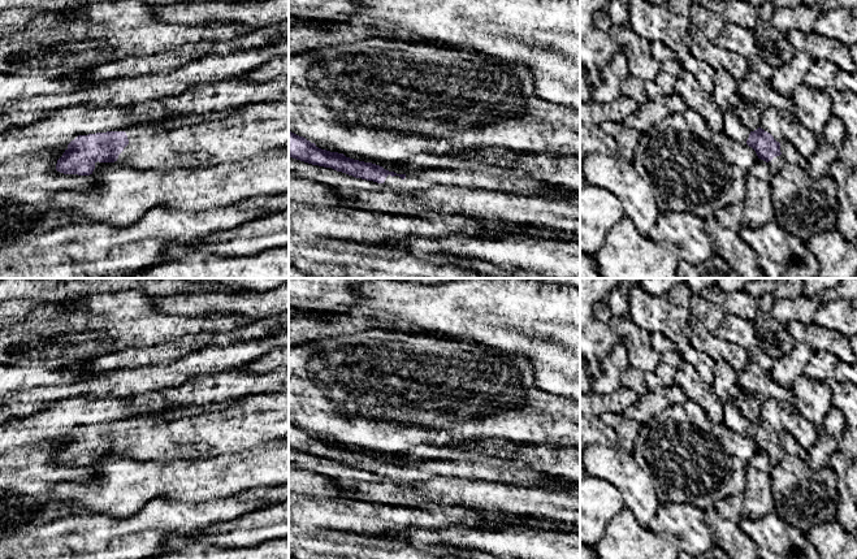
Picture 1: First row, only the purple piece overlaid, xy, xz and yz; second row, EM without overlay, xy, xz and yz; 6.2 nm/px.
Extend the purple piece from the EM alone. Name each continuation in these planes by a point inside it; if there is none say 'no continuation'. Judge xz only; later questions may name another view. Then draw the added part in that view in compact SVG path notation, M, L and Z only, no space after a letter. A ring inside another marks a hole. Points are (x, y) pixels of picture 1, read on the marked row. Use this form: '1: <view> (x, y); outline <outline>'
1: xz (493, 178); outline M489 166L480 170L423 170L408 173L404 179L399 176L391 177L389 174L384 185L395 192L404 194L428 190L434 186L503 191L562 199L568 199L579 194L551 187L531 176L519 176L498 166Z

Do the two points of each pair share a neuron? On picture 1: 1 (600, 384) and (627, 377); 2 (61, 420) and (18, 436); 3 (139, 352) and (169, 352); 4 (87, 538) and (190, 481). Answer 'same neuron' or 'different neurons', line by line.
1: different neurons
2: same neuron
3: same neuron
4: different neurons

